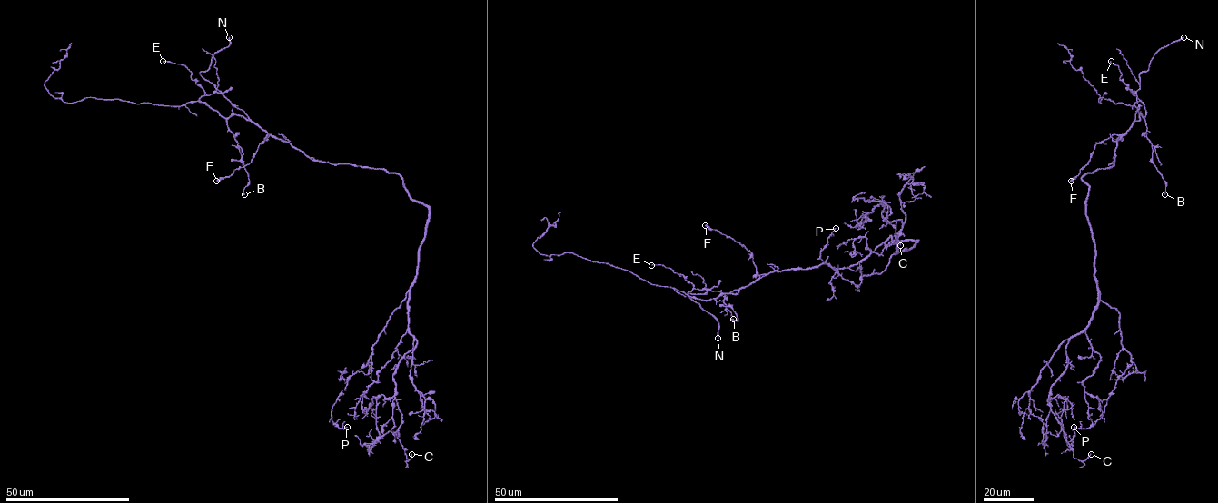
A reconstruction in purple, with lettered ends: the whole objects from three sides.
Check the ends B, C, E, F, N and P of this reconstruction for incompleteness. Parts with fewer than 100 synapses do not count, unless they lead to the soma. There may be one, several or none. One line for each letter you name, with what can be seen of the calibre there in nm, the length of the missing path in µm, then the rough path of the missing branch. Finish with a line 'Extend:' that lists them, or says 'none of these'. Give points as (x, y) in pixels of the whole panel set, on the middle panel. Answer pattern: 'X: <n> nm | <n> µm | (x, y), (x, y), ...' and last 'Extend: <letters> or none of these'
N: 320 nm | 6 µm | (717, 338), (708, 349)
Extend: N

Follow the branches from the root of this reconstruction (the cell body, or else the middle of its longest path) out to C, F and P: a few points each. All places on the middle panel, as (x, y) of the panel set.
C: (840, 268), (890, 235), (917, 241), (896, 251), (902, 221), (885, 220), (884, 202), (900, 245)
F: (840, 268), (820, 263), (807, 269), (791, 268), (758, 275), (749, 251), (705, 225)
P: (840, 268), (861, 262), (890, 235), (893, 243), (917, 240), (856, 286), (819, 258), (836, 228)

